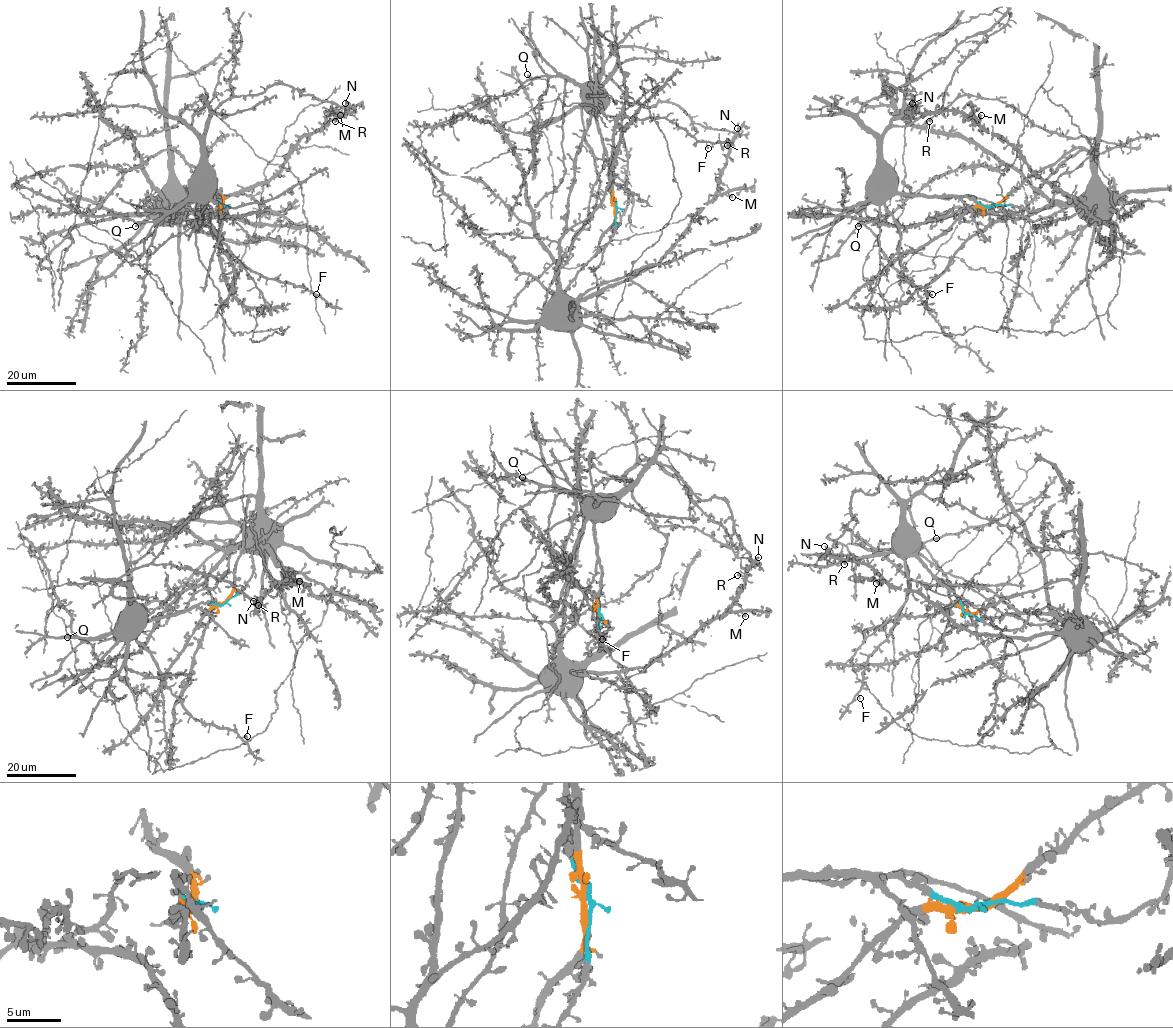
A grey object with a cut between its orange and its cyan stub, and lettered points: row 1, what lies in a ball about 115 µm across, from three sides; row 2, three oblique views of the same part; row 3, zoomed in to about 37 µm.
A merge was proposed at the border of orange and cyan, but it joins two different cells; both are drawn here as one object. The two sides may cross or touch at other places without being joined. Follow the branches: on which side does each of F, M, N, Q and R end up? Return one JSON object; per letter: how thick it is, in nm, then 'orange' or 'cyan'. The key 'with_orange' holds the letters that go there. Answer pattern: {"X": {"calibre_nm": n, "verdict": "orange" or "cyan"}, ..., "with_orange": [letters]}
{"F": {"calibre_nm": 280, "verdict": "cyan"}, "M": {"calibre_nm": 480, "verdict": "orange"}, "N": {"calibre_nm": 180, "verdict": "cyan"}, "Q": {"calibre_nm": 360, "verdict": "cyan"}, "R": {"calibre_nm": 440, "verdict": "orange"}, "with_orange": ["M", "R"]}

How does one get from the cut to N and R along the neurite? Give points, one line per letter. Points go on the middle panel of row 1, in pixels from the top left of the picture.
N: (616, 208), (597, 115), (597, 82), (603, 74), (645, 107), (675, 103), (696, 124), (735, 133), (737, 127)
R: (615, 208), (615, 221), (597, 252), (566, 290), (564, 308), (657, 263), (714, 195), (727, 146)

